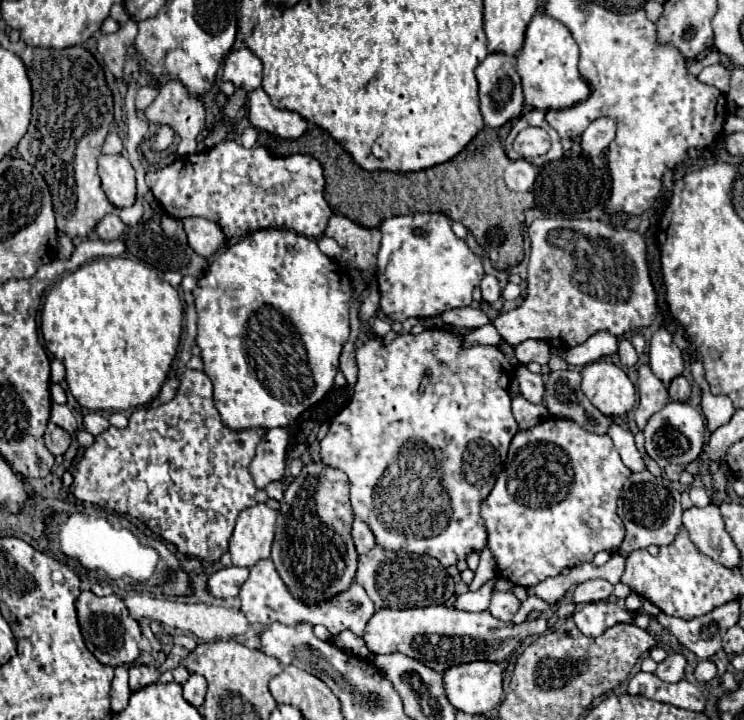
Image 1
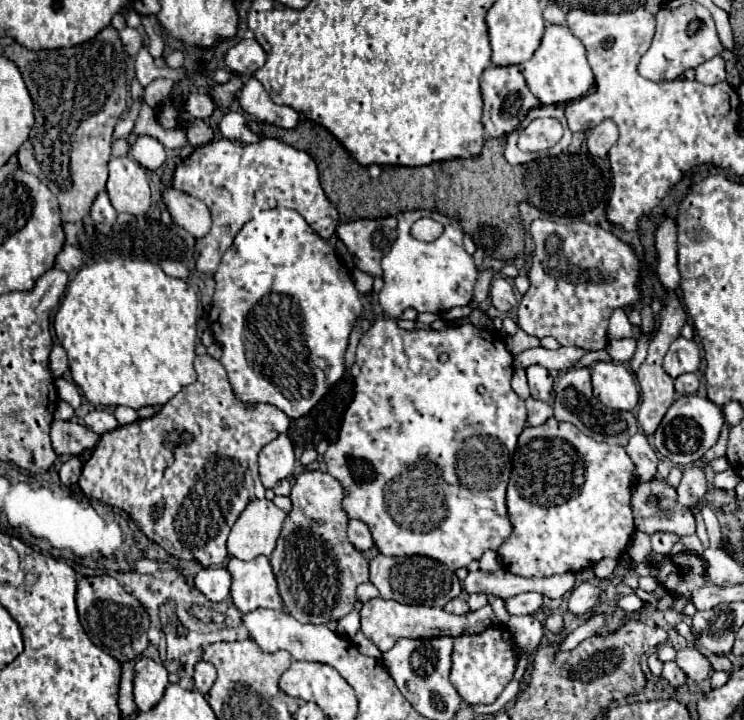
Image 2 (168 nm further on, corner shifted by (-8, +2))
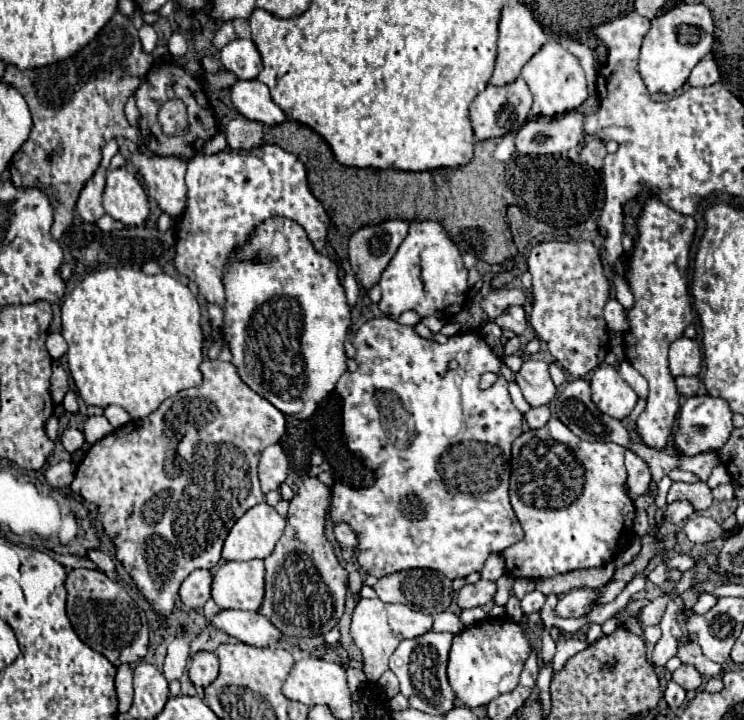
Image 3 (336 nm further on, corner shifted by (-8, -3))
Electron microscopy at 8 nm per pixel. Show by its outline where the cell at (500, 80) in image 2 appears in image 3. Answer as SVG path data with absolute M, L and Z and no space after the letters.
M522 78L506 86L488 84L486 90L482 90L470 106L470 122L476 136L474 140L480 142L480 140L496 138L496 136L504 136L508 132L516 132L524 122L528 122L530 106L532 106L532 92Z

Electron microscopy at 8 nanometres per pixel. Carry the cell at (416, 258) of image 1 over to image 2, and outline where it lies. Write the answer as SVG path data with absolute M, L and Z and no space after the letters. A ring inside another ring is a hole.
M404 211L396 219L398 237L392 249L382 259L384 289L380 291L380 305L386 315L398 319L406 309L416 309L418 313L444 313L452 307L468 305L474 297L474 285L480 271L474 265L474 257L468 255L462 245L464 231L460 221L434 211ZM424 215L432 215L432 219L444 225L444 233L432 243L422 243L410 235L412 223Z

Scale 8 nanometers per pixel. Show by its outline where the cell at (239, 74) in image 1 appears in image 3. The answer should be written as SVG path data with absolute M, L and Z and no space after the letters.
M236 38L222 48L222 64L224 64L226 70L234 72L238 80L254 80L262 70L262 58L260 58L260 52L256 50L254 42L252 40L242 40L242 38Z

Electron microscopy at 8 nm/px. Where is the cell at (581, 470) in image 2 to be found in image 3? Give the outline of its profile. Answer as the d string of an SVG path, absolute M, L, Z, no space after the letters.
M558 418L538 430L528 430L512 442L510 502L524 528L524 538L502 552L512 578L552 578L580 568L596 568L618 556L634 536L634 502L626 490L624 448L614 442L588 442L572 434Z

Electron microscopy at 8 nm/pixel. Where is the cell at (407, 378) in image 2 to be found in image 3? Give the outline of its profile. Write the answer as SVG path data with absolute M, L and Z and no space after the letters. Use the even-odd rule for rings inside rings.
M382 316L382 318L372 318L364 322L356 336L354 336L354 348L356 348L356 362L358 368L356 372L344 372L336 384L336 392L342 398L342 430L346 438L348 450L354 454L352 458L352 474L334 474L334 486L332 486L332 522L346 522L358 536L358 564L366 574L372 574L376 578L402 572L402 570L414 570L414 568L428 568L428 570L438 570L448 578L466 578L472 572L480 572L484 568L486 558L492 552L504 552L508 546L516 544L518 540L524 538L522 526L510 506L508 500L508 476L510 476L510 446L516 436L524 432L524 414L518 412L510 400L508 394L508 382L504 378L498 378L494 386L488 390L480 388L480 378L486 372L498 372L500 370L500 358L492 352L492 348L486 344L486 340L478 334L464 334L464 336L454 336L446 344L438 344L434 340L426 340L414 332L410 326L398 324L394 318ZM450 360L458 362L458 370L450 370L448 364ZM464 444L464 458L456 458L454 462L446 462L448 458L448 448L452 446L462 446Z

